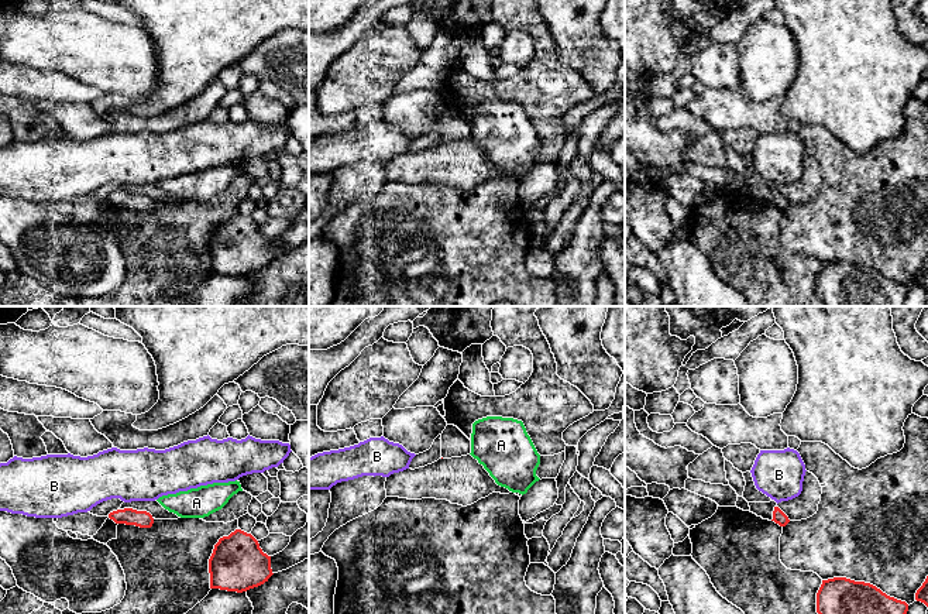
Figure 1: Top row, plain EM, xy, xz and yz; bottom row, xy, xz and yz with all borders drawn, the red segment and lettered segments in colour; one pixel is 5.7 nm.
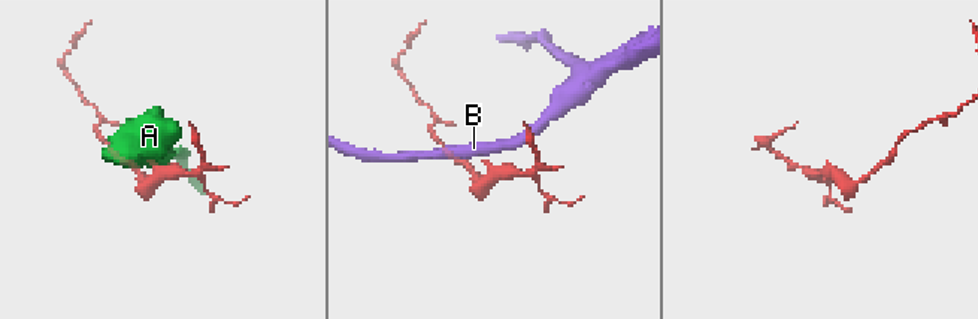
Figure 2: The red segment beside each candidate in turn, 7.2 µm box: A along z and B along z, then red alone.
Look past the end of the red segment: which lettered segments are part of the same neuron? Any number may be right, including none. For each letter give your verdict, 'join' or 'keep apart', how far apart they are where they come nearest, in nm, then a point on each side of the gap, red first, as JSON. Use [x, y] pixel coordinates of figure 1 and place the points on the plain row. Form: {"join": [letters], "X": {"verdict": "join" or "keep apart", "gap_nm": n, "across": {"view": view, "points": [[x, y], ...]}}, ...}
{"join": [], "A": {"verdict": "keep apart", "gap_nm": 90, "across": {"view": "xy", "points": [[148, 196], [158, 185]]}}, "B": {"verdict": "keep apart", "gap_nm": 20, "across": {"view": "yz", "points": [[777, 191], [777, 187]]}}}

